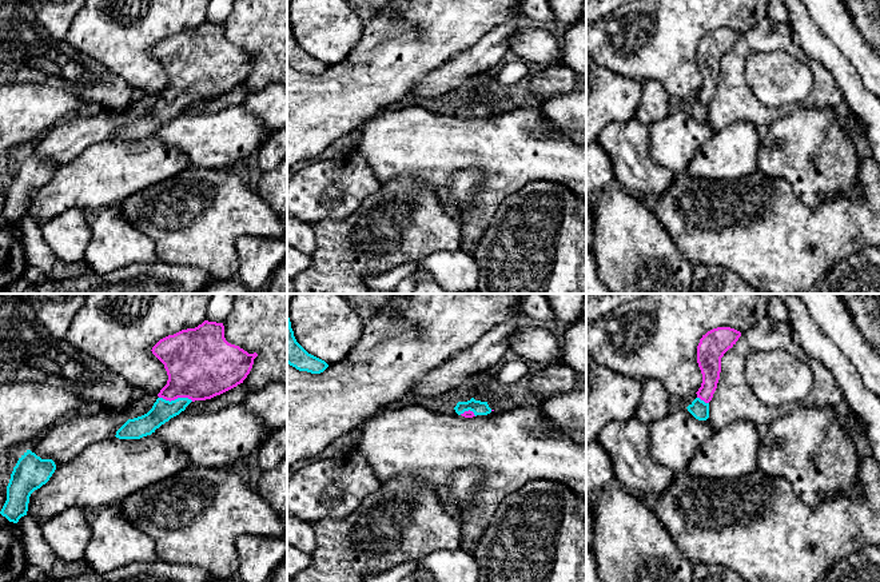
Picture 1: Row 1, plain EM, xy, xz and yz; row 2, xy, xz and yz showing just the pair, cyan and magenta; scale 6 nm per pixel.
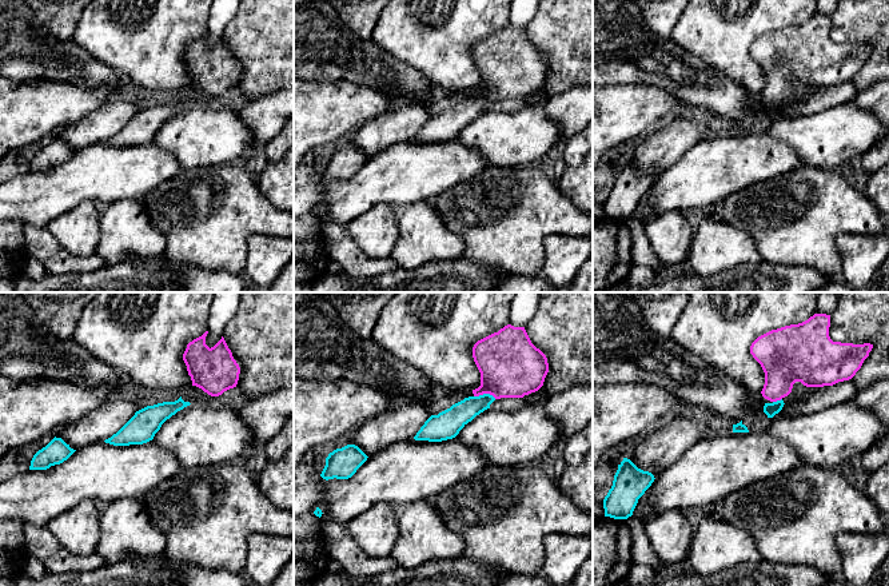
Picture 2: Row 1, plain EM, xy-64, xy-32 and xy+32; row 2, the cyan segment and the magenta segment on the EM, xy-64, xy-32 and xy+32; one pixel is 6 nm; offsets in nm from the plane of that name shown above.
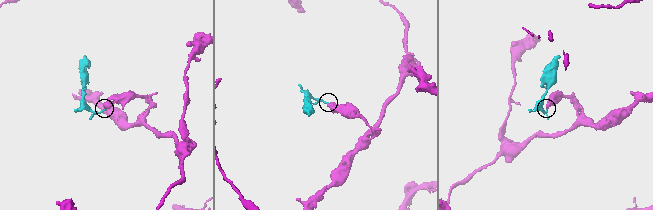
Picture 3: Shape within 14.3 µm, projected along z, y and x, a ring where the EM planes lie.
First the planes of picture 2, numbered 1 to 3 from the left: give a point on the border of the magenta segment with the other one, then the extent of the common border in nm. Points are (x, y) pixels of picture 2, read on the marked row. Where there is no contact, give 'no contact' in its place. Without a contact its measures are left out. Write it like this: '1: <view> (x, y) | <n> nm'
1: no contact
2: xy-32 (485, 394) | 140 nm
3: xy+32 (777, 401) | 60 nm

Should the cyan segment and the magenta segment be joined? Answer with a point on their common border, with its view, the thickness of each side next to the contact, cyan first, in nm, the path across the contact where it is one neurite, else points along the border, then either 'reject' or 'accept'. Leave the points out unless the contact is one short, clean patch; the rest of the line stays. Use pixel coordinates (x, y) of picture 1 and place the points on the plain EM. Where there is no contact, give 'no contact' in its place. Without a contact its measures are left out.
meets cyan in xy at (176, 100); 140 nm thick on the cyan side, 400 nm on the other; runs through xy (162, 112), (176, 100), (199, 66); accept

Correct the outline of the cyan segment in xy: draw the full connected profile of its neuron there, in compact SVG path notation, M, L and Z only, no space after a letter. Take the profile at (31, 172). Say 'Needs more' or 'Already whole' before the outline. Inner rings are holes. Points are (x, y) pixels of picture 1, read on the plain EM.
Already whole. M27 151L17 162L7 187L7 202L0 212L9 223L17 224L27 216L31 195L45 186L56 171L52 160L41 160Z

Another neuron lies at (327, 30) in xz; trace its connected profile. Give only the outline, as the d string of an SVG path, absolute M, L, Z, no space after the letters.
M290 0L296 43L327 65L343 60L363 35L363 20L346 0Z

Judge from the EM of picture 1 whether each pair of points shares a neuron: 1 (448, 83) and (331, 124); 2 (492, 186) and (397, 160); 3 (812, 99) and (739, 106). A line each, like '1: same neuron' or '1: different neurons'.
1: different neurons
2: same neuron
3: same neuron

